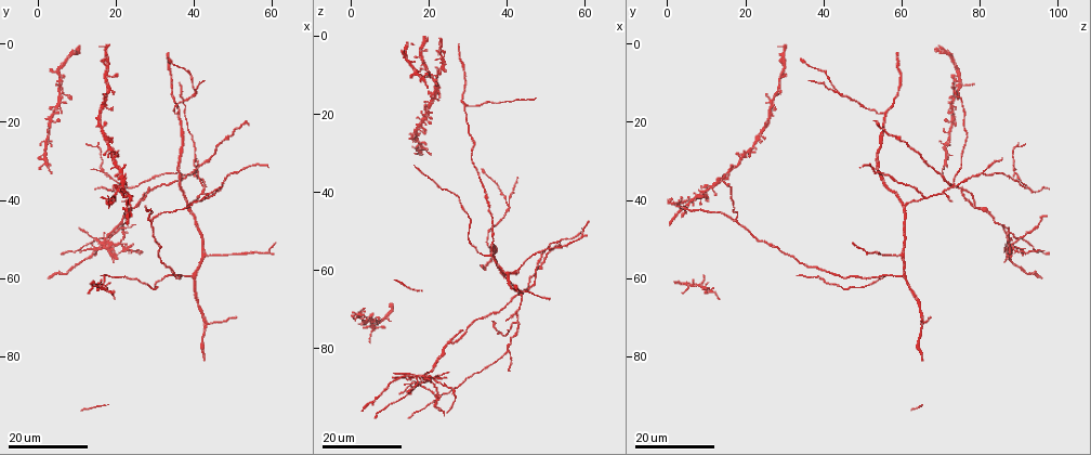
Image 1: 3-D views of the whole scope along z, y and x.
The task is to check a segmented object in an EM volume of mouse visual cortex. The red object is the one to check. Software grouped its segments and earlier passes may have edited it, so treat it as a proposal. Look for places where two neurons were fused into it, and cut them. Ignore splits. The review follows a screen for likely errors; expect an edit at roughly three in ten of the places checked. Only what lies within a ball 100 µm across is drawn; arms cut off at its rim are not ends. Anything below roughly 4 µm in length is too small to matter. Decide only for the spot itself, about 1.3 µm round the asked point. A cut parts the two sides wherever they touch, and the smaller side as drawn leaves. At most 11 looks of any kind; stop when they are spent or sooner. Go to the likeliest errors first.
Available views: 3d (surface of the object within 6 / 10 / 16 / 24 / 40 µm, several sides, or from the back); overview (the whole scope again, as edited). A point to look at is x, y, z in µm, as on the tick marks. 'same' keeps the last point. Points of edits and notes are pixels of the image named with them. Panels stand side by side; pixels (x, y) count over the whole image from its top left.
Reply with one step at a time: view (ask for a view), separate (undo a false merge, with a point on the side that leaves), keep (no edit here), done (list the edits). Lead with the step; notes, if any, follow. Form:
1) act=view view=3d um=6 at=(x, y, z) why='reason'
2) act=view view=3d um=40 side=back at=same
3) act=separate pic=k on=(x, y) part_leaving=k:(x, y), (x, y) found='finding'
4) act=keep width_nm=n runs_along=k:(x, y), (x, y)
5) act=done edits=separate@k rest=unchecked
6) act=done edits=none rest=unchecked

act=view view=3d um=24 at=(40.5, 11.0, 43.5) why='branch point'

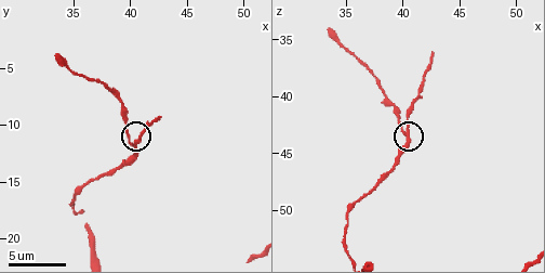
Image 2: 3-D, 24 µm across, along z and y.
act=view view=3d um=10 at=(40.0, 11.8, 43.2) why='closer look'

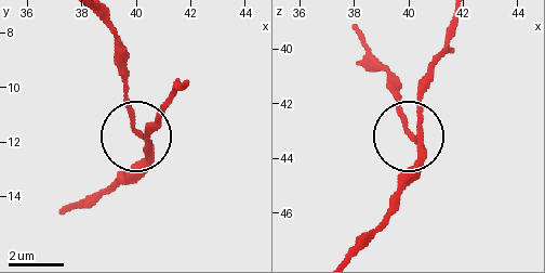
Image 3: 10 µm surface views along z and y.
act=keep runs_along=3:(64, 211), (122, 179), (162, 118) found='continuous, no second neuron'

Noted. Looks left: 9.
act=view view=3d um=16 at=(29.0, 45.5, 18.0) why='small branch off a trunk'

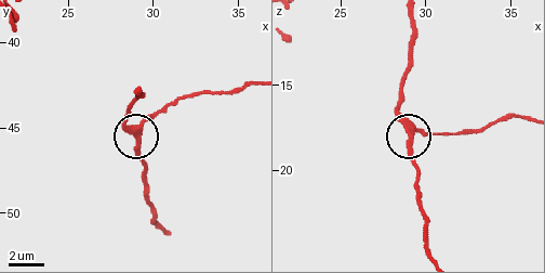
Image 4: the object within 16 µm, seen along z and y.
act=view view=3d um=10 at=(29.1, 45.1, 17.3) why='zoom in'

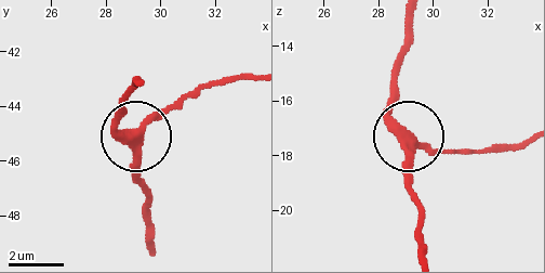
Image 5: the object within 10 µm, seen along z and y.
act=keep width_nm=350 runs_along=5:(155, 250), (138, 145), (185, 92) found='continuous, no second neuron'

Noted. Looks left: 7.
act=view view=3d um=16 at=(22.5, 40.5, 5.5) why='four-way junction'

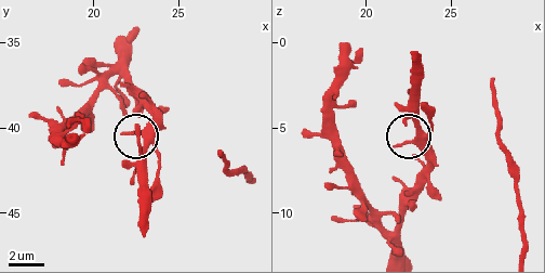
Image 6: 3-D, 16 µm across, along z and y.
act=view view=3d um=10 at=(23.2, 40.8, 5.1) why='closer look'

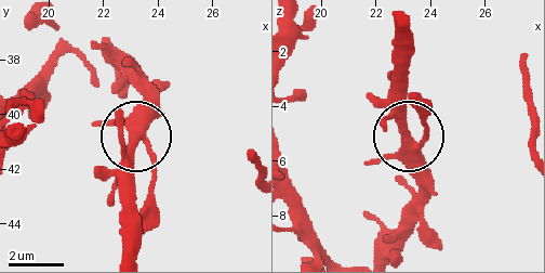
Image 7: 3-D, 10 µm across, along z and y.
act=keep found='all the same neuron'

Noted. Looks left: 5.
act=view view=3d um=16 at=(44.0, 39.0, 65.5) why='three arms meet'

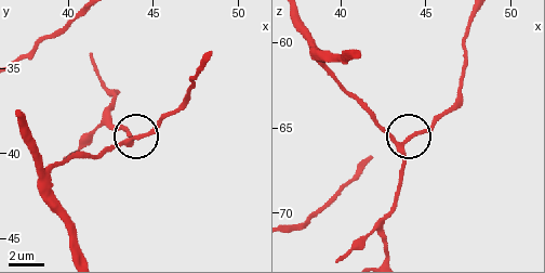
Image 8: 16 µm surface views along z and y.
act=view view=3d um=10 at=(43.5, 39.2, 66.0) why='zoom in'

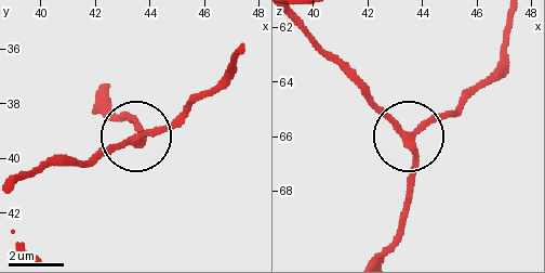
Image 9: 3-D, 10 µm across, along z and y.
act=keep arms=3 runs_along=9:(290, 18), (409, 135), (443, 116), (469, 91) found='all the same neuron'

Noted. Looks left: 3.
act=view view=3d um=24 at=(42.5, 36.0, 73.5) why='arms part here'

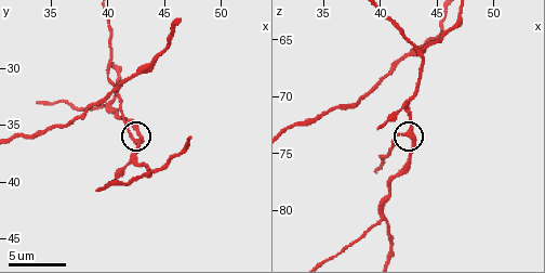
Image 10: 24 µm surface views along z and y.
act=view view=3d um=6 at=(42.4, 36.6, 73.4)

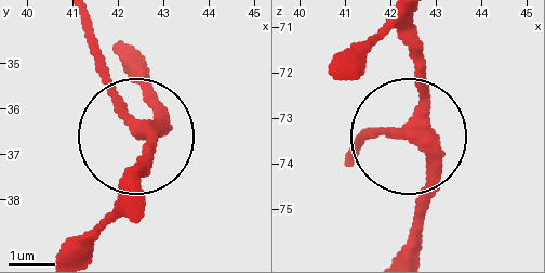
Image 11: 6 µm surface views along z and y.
act=view view=3d um=6 side=back at=(42.60, 36.35, 73.40)

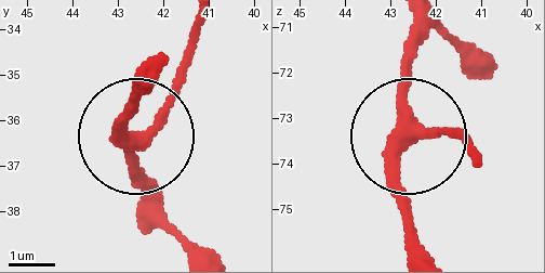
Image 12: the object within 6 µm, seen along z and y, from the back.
act=keep runs_along=12:(413, 23), (406, 128), (467, 135) found='all the same neuron'

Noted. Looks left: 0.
act=done edits=none rest=unchecked

